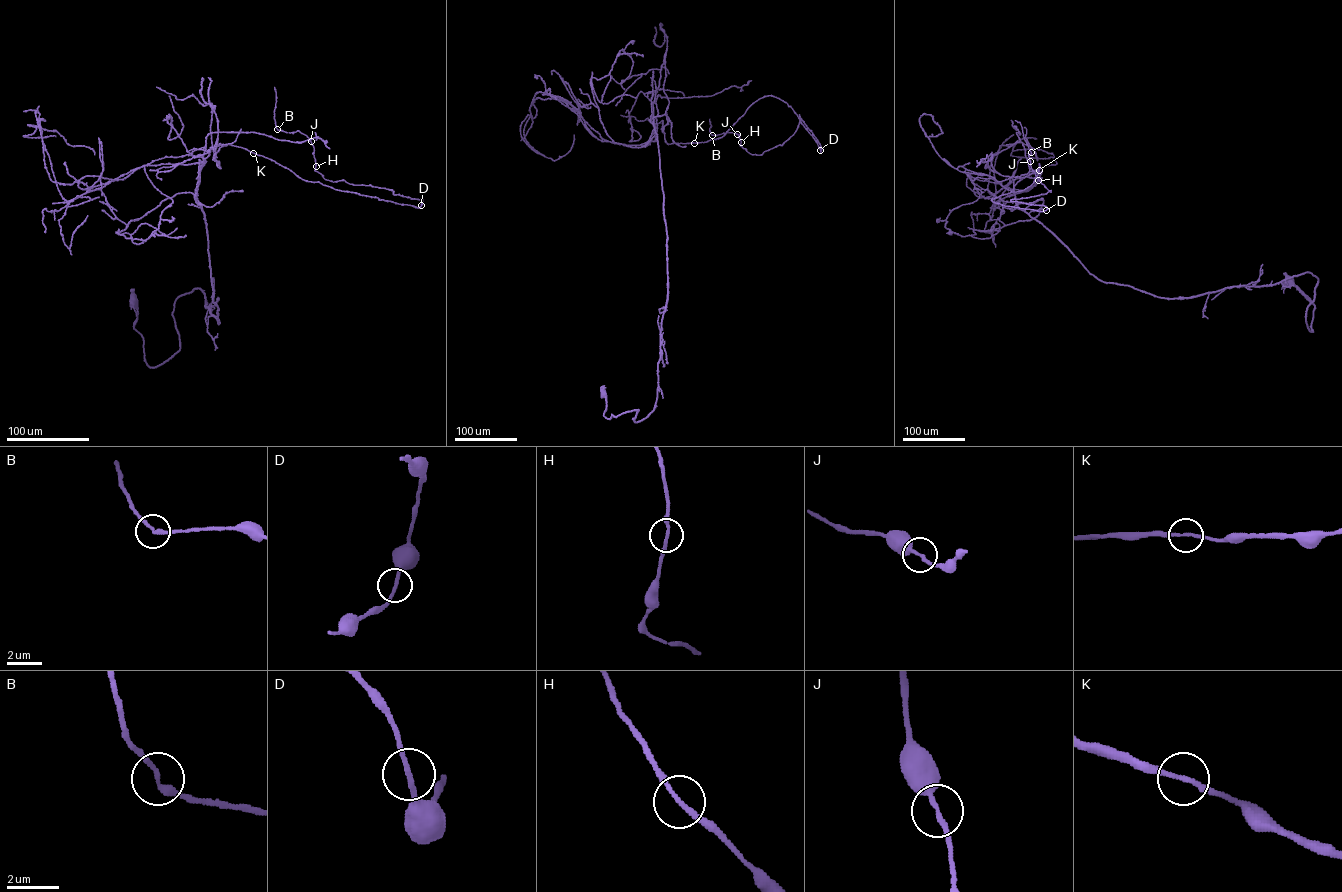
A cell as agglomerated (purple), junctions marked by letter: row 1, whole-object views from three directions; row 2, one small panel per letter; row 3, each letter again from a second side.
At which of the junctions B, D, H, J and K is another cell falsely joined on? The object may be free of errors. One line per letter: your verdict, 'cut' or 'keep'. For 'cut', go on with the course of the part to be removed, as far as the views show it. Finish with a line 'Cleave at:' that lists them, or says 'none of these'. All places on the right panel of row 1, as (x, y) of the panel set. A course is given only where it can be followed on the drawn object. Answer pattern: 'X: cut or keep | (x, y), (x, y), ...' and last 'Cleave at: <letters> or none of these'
B: keep
D: keep
H: keep
J: keep
K: keep
Cleave at: none of these

